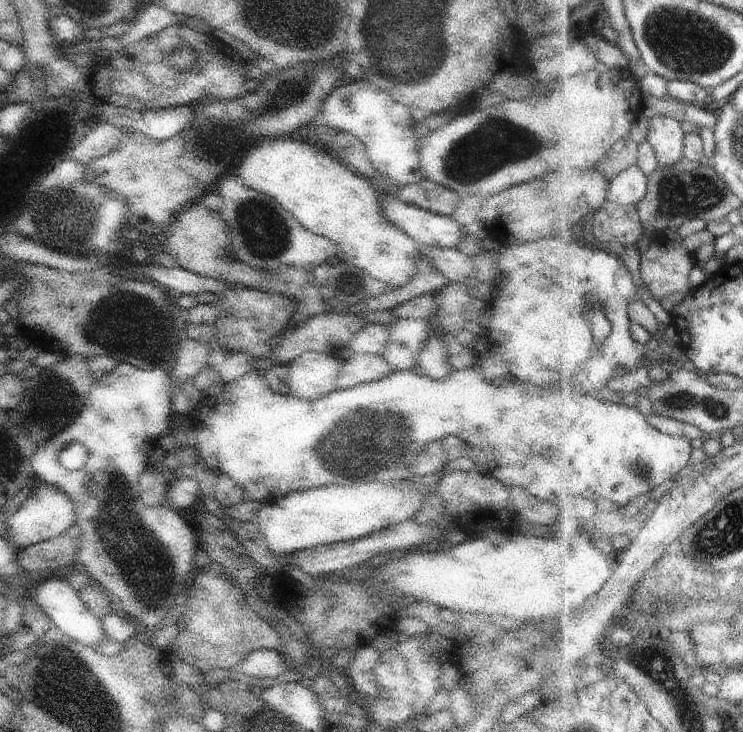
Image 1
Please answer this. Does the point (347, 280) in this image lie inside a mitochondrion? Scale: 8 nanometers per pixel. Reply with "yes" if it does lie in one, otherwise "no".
no

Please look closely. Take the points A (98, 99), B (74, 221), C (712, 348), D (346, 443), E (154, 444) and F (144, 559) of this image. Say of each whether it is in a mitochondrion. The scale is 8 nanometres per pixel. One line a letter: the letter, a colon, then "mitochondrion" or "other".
A: other
B: mitochondrion
C: other
D: mitochondrion
E: other
F: mitochondrion

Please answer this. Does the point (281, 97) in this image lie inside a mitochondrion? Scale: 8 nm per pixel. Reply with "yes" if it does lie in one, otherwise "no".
yes

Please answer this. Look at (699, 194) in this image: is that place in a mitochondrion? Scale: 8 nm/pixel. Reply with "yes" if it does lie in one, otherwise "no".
yes

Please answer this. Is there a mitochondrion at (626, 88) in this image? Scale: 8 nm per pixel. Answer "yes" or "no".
no

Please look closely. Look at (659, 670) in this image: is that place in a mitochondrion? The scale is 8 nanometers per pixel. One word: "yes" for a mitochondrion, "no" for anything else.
yes

